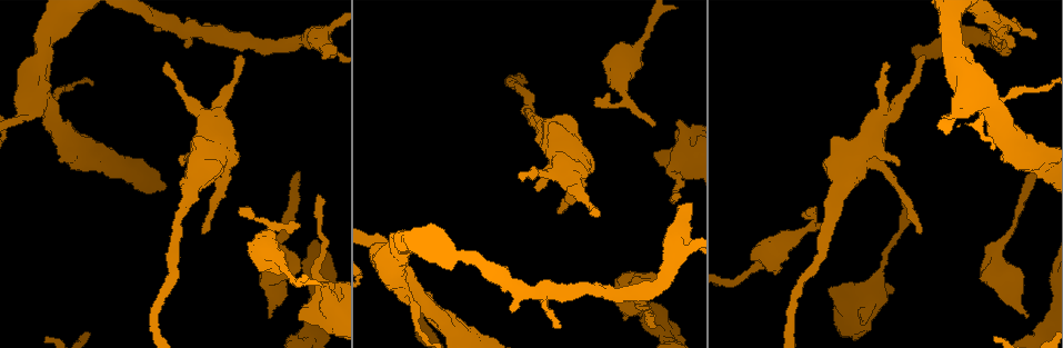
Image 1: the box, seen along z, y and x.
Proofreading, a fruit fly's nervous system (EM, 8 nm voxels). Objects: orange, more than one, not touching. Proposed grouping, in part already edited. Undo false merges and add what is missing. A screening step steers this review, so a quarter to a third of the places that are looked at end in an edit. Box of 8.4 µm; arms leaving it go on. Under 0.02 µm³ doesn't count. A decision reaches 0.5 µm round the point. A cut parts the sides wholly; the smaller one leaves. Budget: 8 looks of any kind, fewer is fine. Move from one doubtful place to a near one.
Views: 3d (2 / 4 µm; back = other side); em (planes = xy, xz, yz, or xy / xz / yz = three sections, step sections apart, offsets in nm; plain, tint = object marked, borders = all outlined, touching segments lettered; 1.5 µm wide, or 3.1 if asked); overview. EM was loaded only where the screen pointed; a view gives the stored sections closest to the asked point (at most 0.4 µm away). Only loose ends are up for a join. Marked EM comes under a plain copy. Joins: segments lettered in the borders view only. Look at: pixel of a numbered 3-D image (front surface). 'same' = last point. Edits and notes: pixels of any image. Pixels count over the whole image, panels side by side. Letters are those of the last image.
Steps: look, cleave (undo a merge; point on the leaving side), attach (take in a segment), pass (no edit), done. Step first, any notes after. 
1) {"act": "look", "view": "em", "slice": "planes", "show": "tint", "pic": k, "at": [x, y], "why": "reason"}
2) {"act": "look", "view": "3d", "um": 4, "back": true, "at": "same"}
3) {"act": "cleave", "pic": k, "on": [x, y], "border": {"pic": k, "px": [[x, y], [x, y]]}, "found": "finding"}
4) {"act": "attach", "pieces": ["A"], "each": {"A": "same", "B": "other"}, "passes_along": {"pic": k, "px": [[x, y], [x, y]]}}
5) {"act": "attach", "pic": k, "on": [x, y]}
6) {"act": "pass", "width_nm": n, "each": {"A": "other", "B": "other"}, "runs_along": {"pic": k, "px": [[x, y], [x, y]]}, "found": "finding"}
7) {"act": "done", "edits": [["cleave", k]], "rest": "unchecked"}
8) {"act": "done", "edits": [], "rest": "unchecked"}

{"act": "look", "view": "em", "slice": "planes", "show": "borders", "pic": 1, "at": [1028, 315], "why": "free end"}

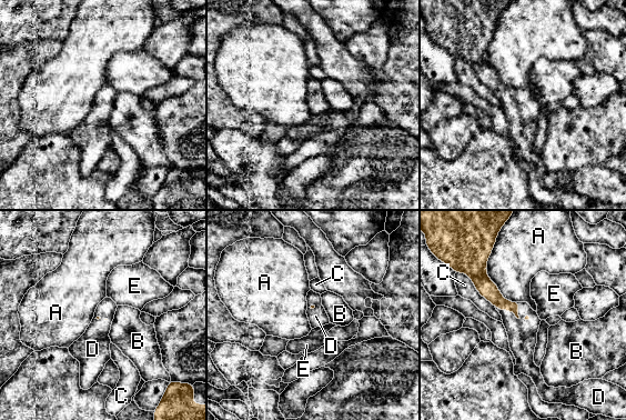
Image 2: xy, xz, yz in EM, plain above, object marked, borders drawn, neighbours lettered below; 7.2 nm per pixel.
{"act": "attach", "pieces": ["D"], "each": {"A": "other", "B": "other", "C": "other", "D": "same", "E": "other"}, "passes_along": {"pic": 2, "px": [[486, 288], [508, 309], [522, 333]]}, "found": "it goes on there"}

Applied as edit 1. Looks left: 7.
{"act": "look", "view": "overview"}

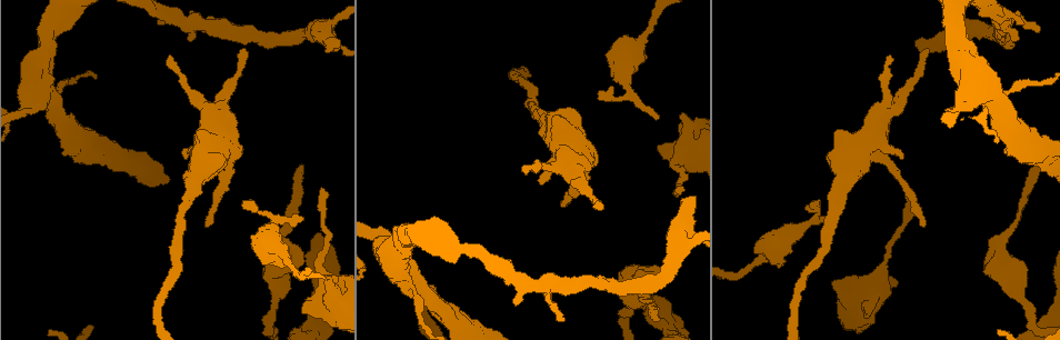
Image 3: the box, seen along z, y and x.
{"act": "look", "view": "3d", "um": 4, "pic": 3, "at": [285, 233], "why": "small branch off a trunk"}

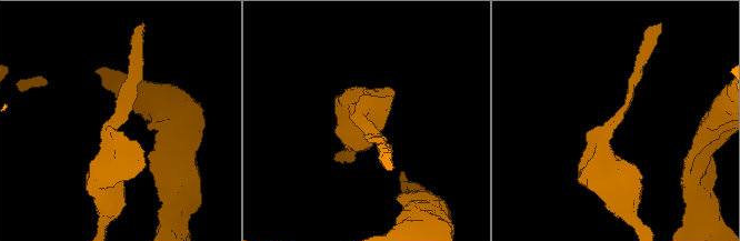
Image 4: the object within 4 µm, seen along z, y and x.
{"act": "look", "view": "em", "slice": "planes", "show": "borders", "pic": 4, "at": [360, 118], "arms": 3, "why": "shape alone is not enough"}

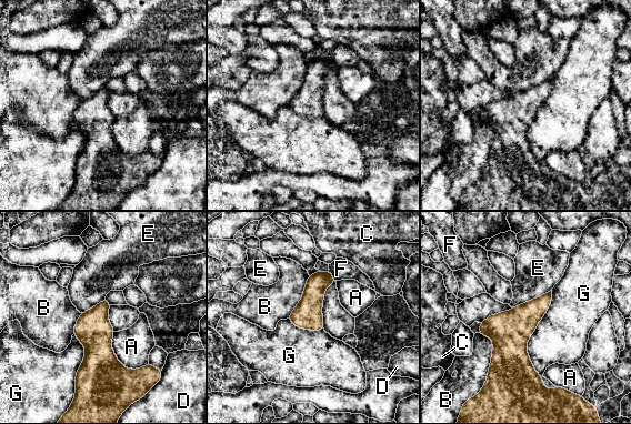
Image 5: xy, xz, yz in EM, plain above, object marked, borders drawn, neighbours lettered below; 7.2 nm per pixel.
{"act": "pass", "each": {"A": "other", "B": "other", "C": "other", "D": "other", "E": "other", "F": "other", "G": "other"}, "border": {"pic": 5, "px": [[552, 290], [527, 343], [540, 376]]}, "found": "all the same neuron"}

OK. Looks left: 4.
{"act": "look", "view": "3d", "um": 4, "pic": 3, "at": [303, 218]}

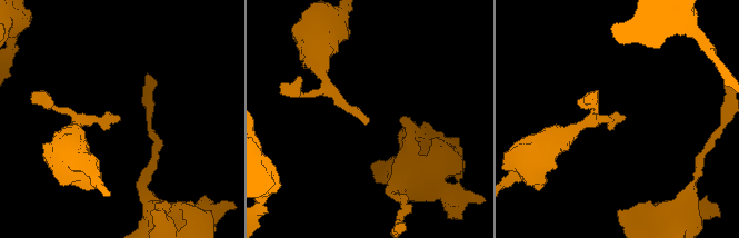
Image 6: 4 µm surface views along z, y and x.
{"act": "look", "view": "em", "slice": "xz", "step": 8, "show": "tint", "pic": 6, "at": [619, 116]}

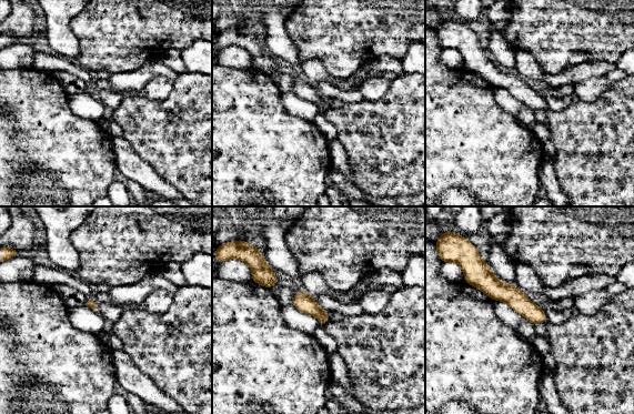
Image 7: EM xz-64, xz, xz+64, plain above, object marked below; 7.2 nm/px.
{"act": "look", "view": "em", "slice": "xy", "step": 4, "show": "borders", "at": "same", "why": "another direction"}

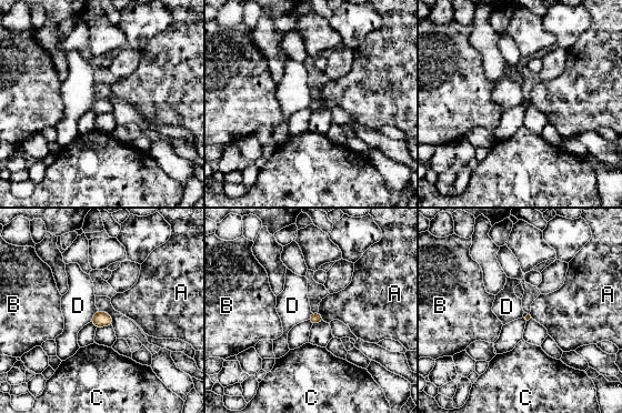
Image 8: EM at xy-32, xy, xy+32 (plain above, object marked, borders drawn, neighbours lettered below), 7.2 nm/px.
{"act": "pass", "each": {"A": "other", "B": "other", "C": "other", "D": "other"}, "border": {"pic": 8, "px": [[98, 310], [90, 321]]}, "found": "no lettered segment goes on from it"}

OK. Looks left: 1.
{"act": "done", "edits": [["attach", 2]], "rest": "unchecked"}

